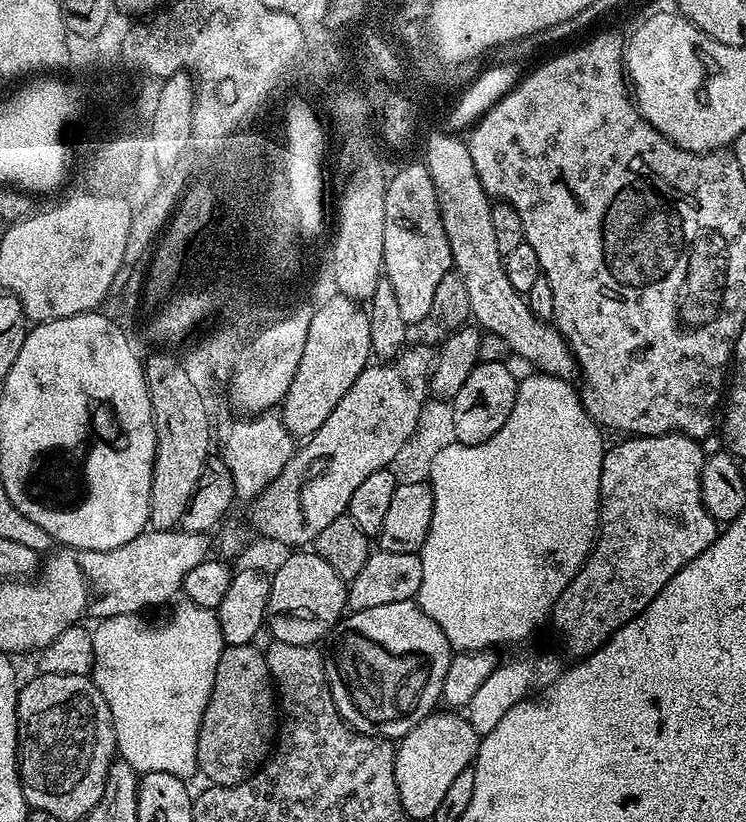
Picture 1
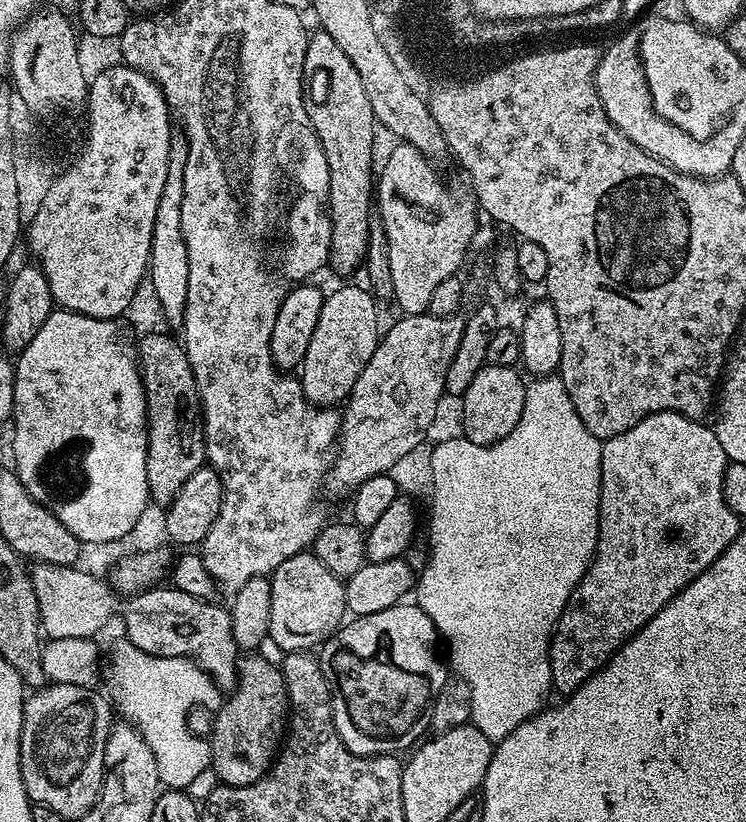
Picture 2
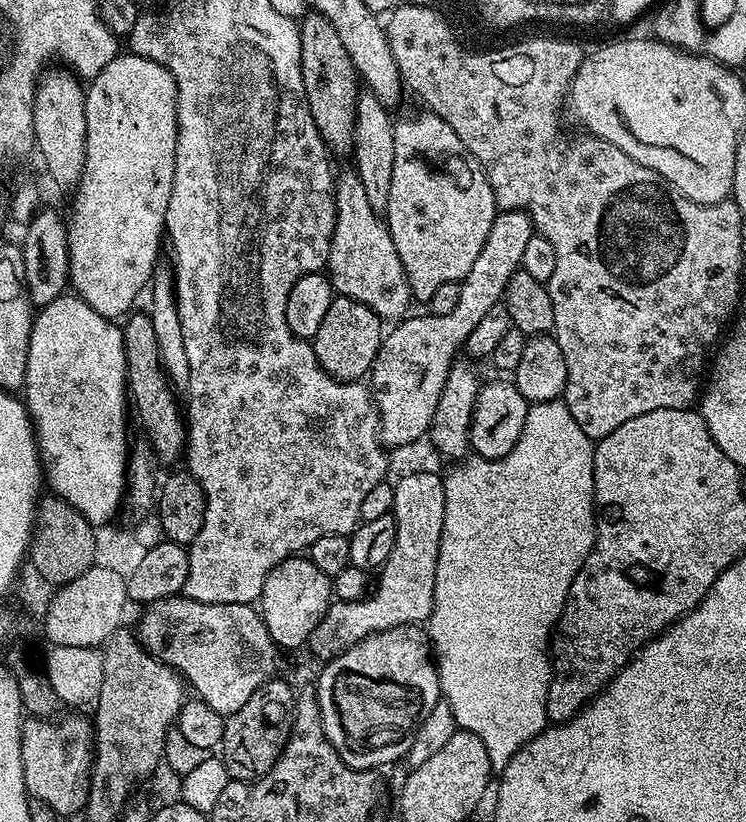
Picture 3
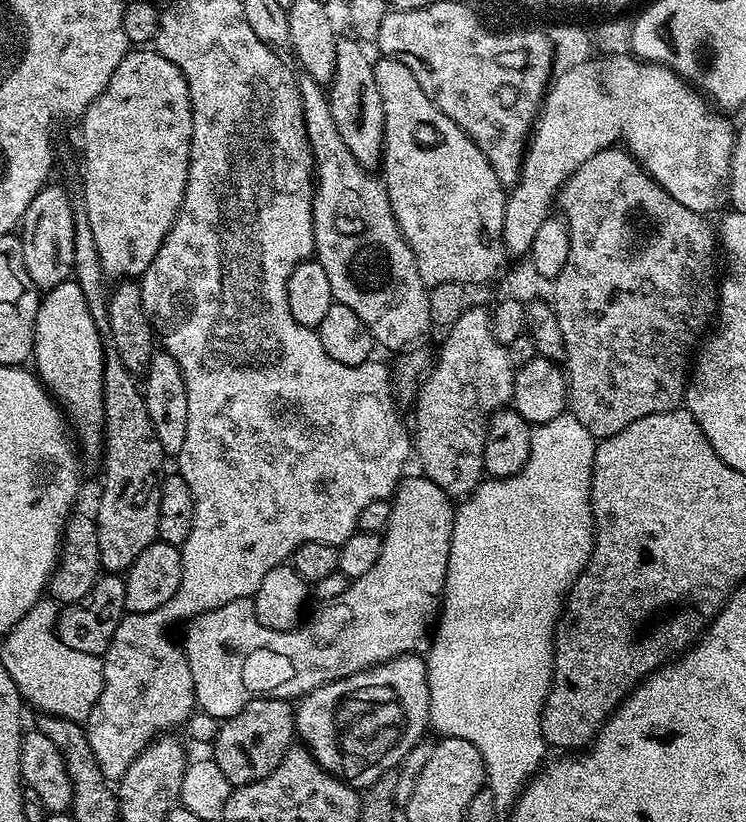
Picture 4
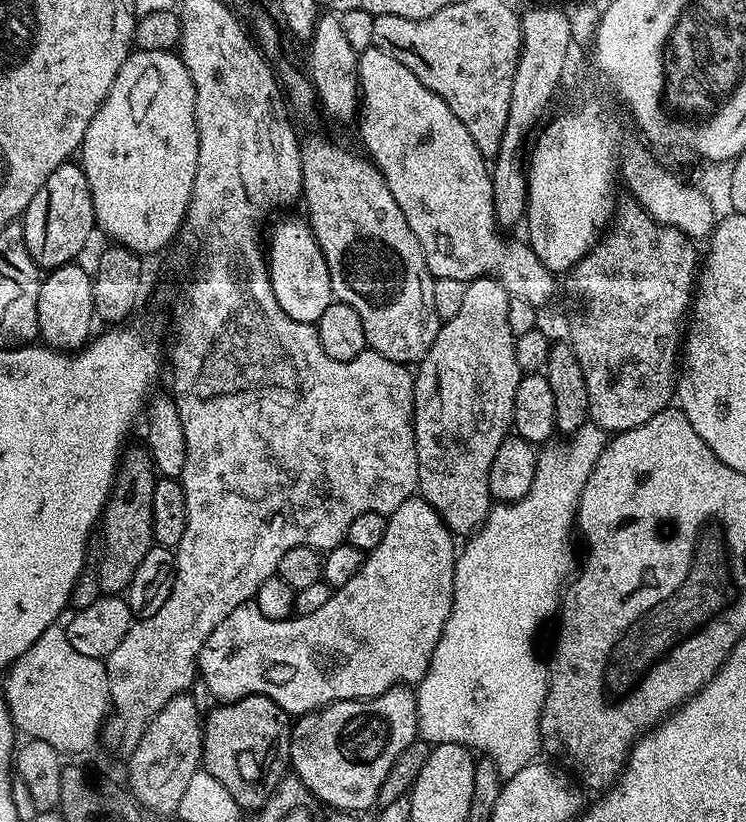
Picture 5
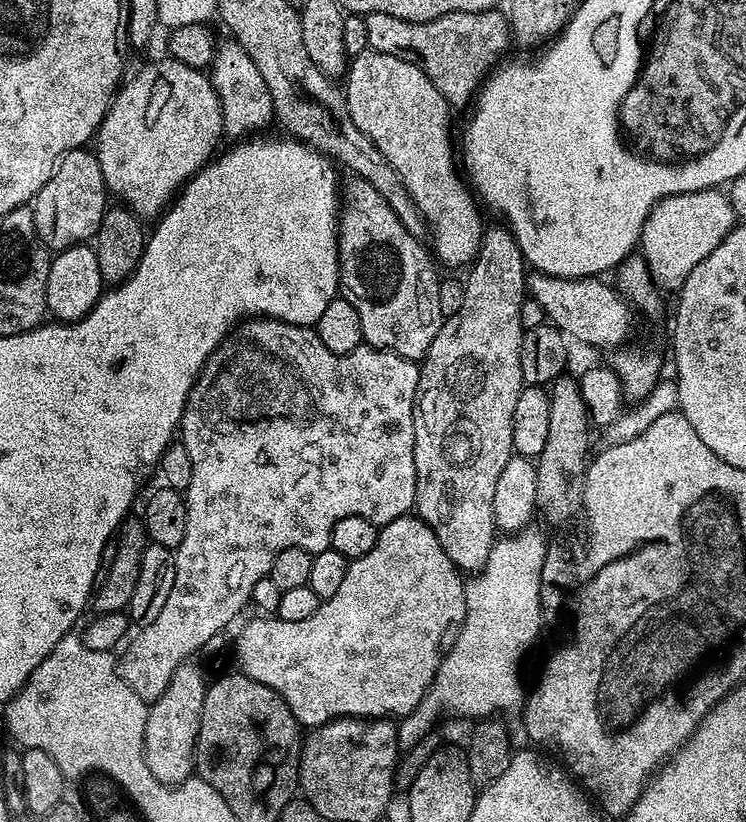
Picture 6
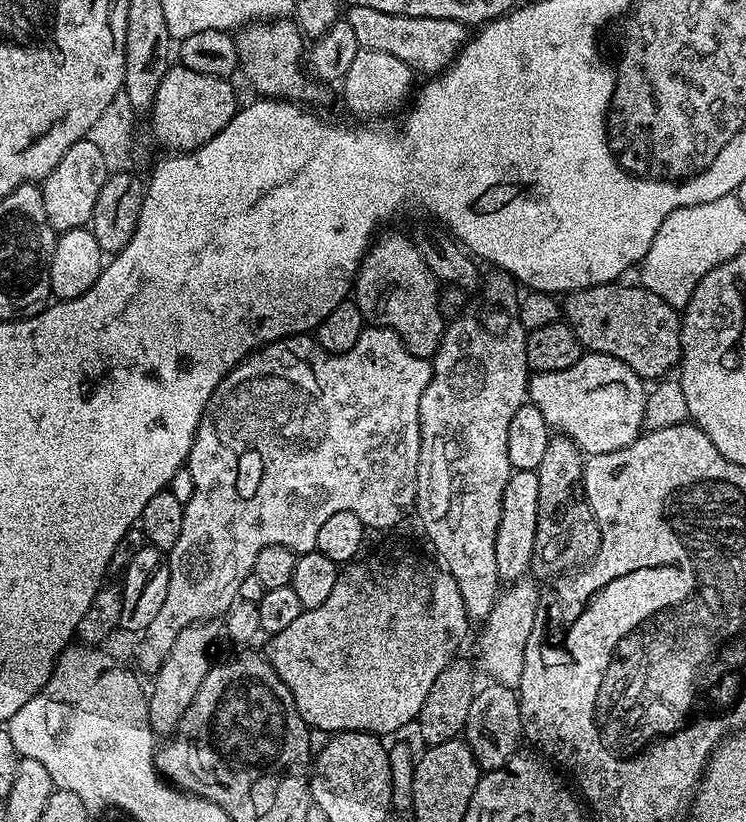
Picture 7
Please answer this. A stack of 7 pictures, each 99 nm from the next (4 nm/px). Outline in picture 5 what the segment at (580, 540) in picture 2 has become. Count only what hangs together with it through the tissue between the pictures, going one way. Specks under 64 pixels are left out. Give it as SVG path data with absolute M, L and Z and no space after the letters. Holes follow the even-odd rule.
M591 422L583 424L562 444L552 442L539 453L530 494L513 504L493 503L484 525L472 533L468 544L456 557L454 602L442 638L432 655L426 674L415 685L416 730L429 742L452 742L460 732L464 716L463 743L469 749L496 761L502 778L517 774L537 759L541 751L540 715L548 693L548 665L536 653L536 631L548 615L557 611L562 589L574 566L564 568L564 548L526 548L532 532L548 532L548 524L571 524L580 504L580 495L608 444L609 433Z

